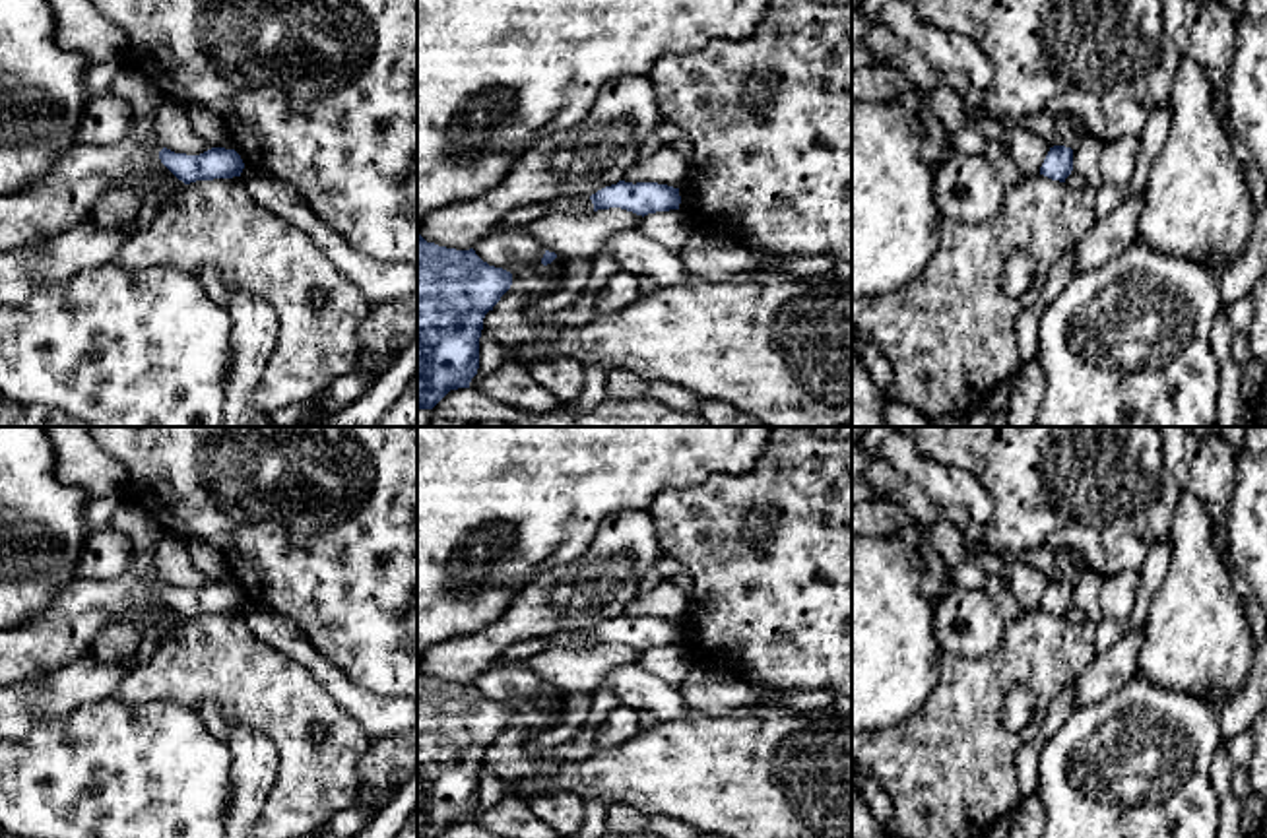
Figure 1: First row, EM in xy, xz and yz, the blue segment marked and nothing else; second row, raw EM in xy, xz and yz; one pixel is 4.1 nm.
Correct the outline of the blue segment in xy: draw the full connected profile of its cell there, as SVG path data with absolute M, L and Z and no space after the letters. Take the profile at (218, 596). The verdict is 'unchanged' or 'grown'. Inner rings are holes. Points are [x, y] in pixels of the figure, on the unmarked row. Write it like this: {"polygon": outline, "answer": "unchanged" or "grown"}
{"polygon": "M163 582L159 594L184 619L241 611L244 603L241 590L225 582L211 582L200 590L175 588Z", "answer": "unchanged"}

